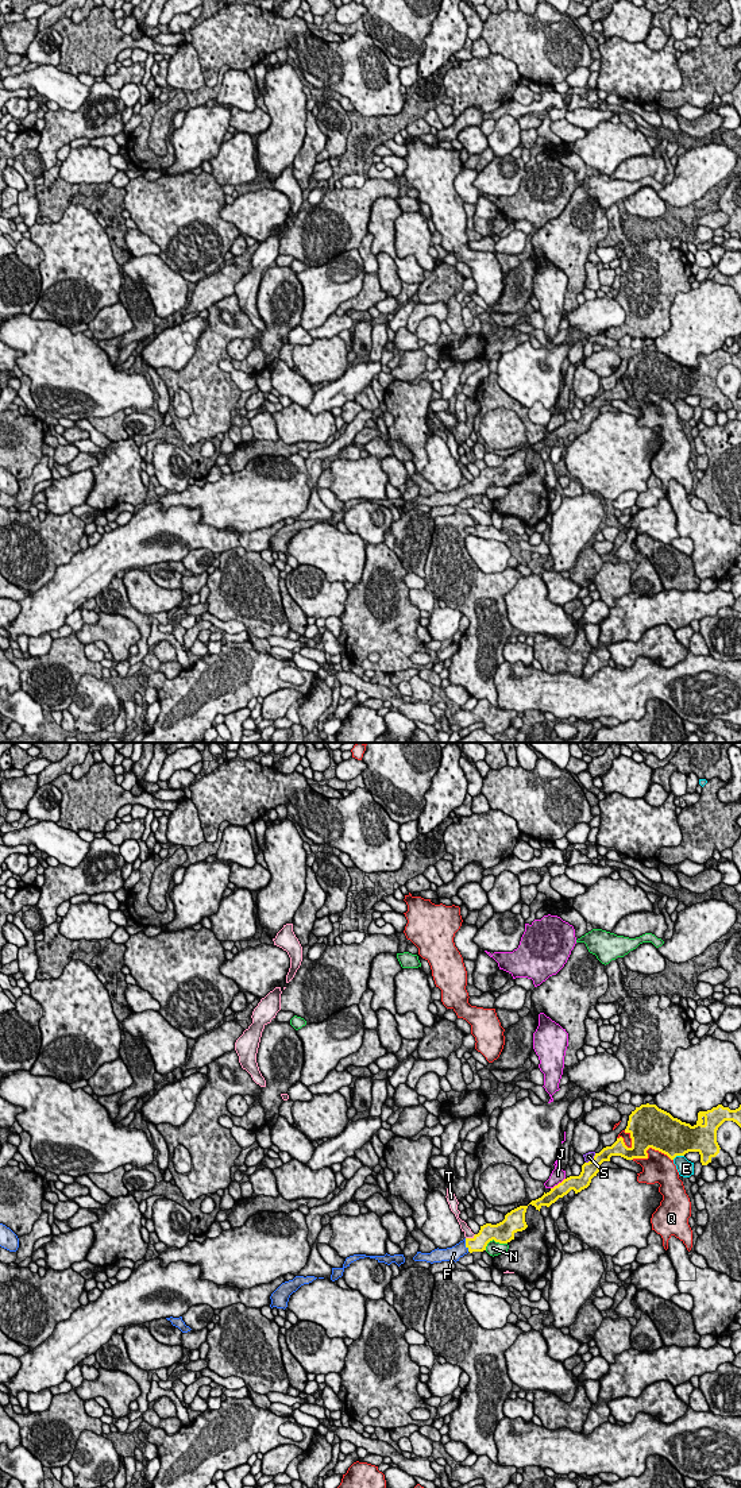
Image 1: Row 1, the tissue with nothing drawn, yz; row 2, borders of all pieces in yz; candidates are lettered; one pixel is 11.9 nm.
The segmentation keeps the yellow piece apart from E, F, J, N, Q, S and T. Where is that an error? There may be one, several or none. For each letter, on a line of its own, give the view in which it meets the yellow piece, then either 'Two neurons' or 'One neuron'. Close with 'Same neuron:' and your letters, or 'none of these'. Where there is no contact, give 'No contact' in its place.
E: Touches yellow in yz. Two neurons
F: Touches yellow in yz. One neuron
J: Touches yellow in yz. Two neurons
N: Touches yellow in yz. Two neurons
Q: Touches yellow in yz. Two neurons
S: Touches yellow in yz. Two neurons
T: Touches yellow in yz. Two neurons
Same neuron: F

